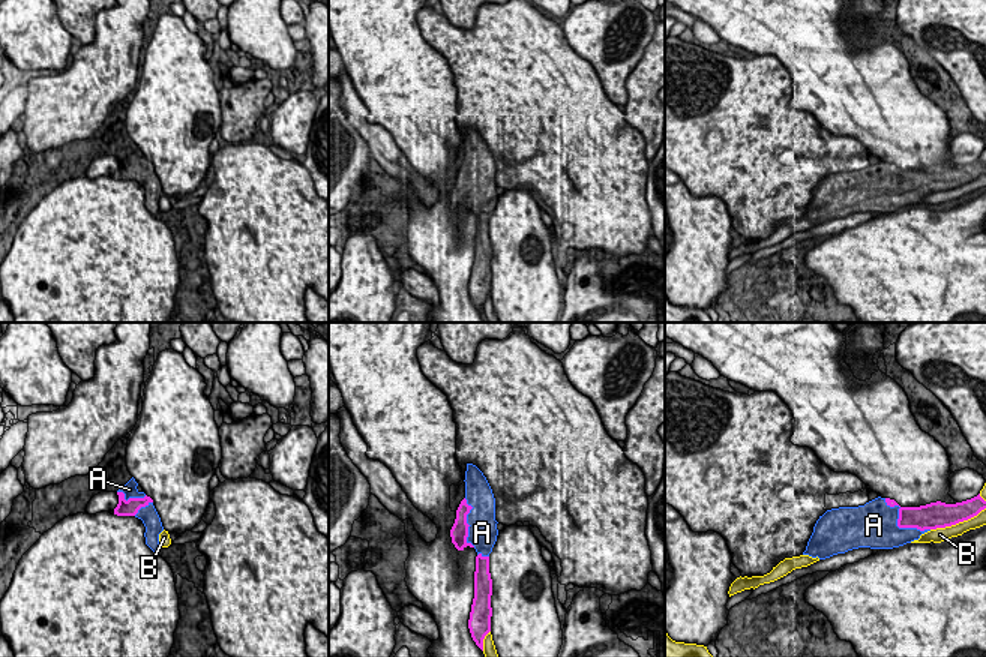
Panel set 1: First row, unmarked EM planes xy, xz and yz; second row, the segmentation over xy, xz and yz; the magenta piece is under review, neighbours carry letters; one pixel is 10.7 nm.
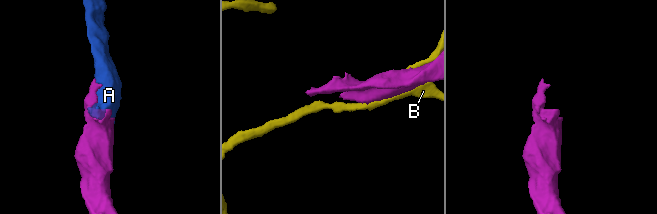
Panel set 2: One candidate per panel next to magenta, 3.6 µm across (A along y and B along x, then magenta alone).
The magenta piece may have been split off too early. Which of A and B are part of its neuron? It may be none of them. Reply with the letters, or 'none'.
A

